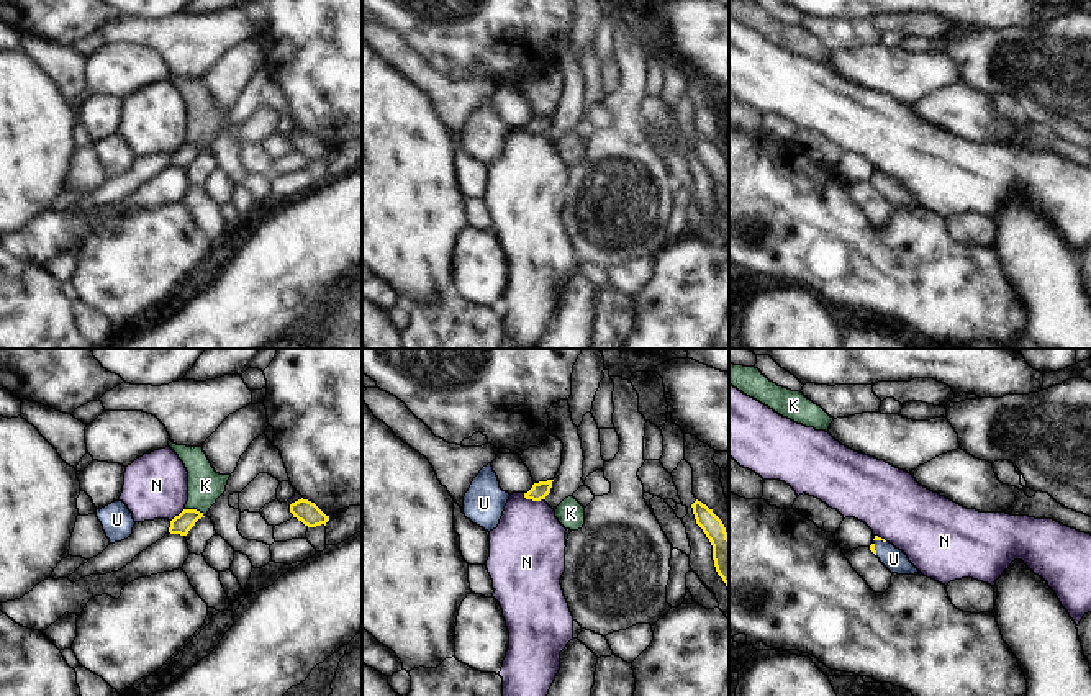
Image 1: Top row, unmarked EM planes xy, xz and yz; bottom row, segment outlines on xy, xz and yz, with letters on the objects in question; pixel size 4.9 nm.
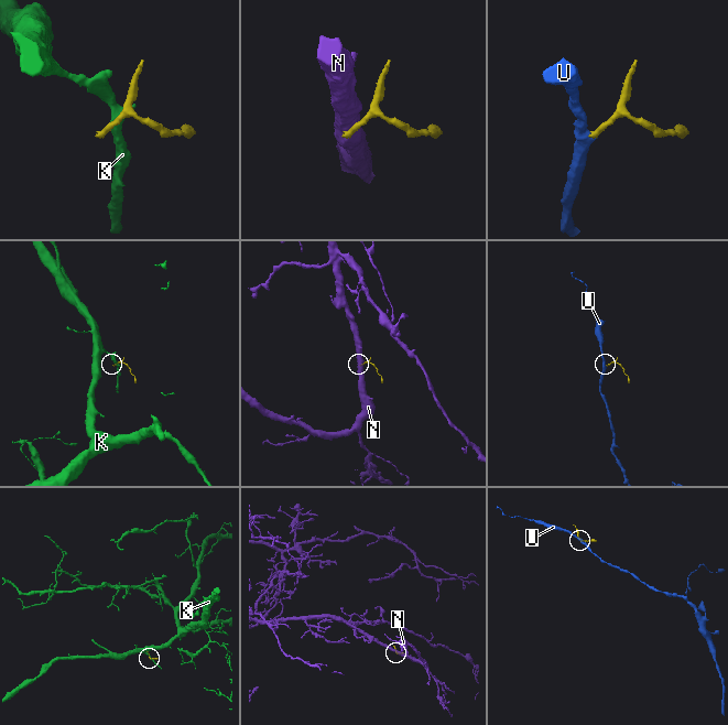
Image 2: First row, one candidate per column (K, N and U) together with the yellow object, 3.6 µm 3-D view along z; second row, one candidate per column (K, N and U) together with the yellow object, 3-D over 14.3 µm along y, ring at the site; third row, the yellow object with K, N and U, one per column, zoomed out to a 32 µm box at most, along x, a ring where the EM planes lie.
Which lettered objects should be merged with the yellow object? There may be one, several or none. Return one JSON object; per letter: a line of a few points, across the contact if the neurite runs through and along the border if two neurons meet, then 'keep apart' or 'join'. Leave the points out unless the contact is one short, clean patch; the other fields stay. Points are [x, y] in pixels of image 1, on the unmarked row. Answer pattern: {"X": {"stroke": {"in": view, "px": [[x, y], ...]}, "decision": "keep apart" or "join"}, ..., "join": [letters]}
{"K": {"stroke": {"in": "xy", "px": [[185, 141], [195, 141], [203, 149]]}, "decision": "keep apart"}, "N": {"stroke": {"in": "xz", "px": [[523, 126], [526, 131], [543, 133]]}, "decision": "keep apart"}, "U": {"stroke": {"in": "yz", "px": [[877, 171], [873, 177], [893, 192]]}, "decision": "join"}, "join": ["U"]}

